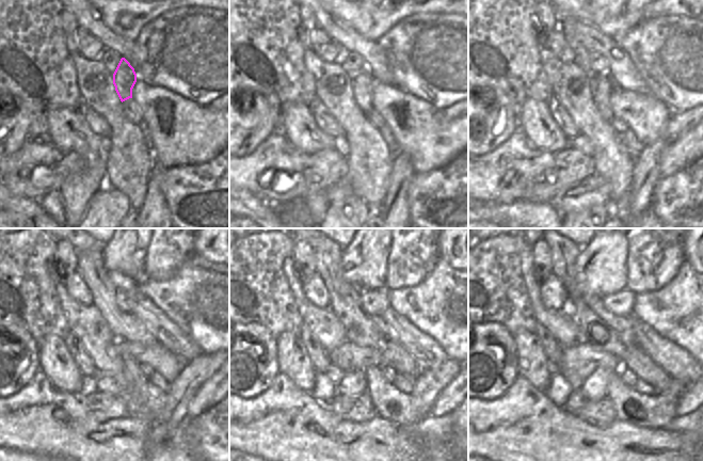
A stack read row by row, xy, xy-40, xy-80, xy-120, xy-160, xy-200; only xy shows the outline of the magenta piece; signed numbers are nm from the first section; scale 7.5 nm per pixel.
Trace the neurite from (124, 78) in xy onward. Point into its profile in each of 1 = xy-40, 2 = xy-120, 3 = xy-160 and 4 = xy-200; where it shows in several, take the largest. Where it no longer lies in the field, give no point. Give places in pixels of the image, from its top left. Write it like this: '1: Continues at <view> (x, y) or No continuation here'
1: Continues at xy-40 (363, 83)
2: Continues at xy-120 (156, 399)
3: Continues at xy-160 (390, 403)
4: Continues at xy-200 (639, 410).

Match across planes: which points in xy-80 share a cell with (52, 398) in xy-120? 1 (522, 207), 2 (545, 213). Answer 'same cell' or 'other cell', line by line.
1: other cell
2: other cell

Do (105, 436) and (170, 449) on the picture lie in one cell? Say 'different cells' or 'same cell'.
different cells

